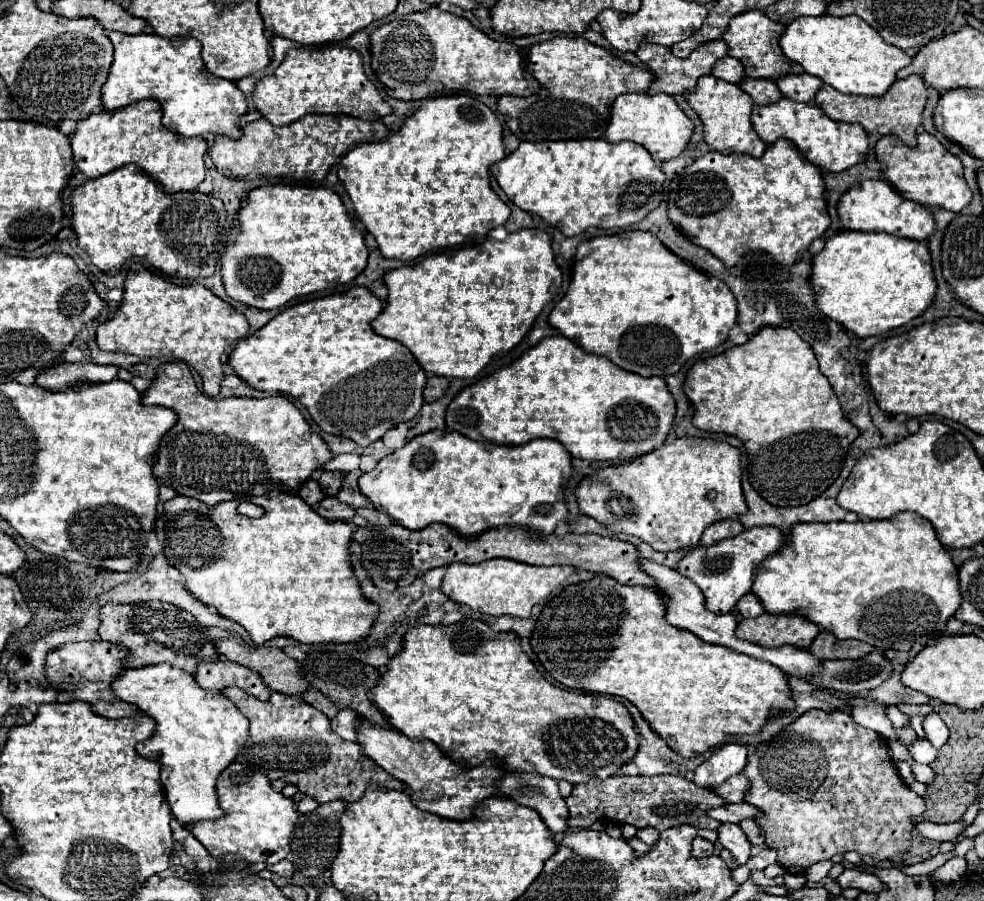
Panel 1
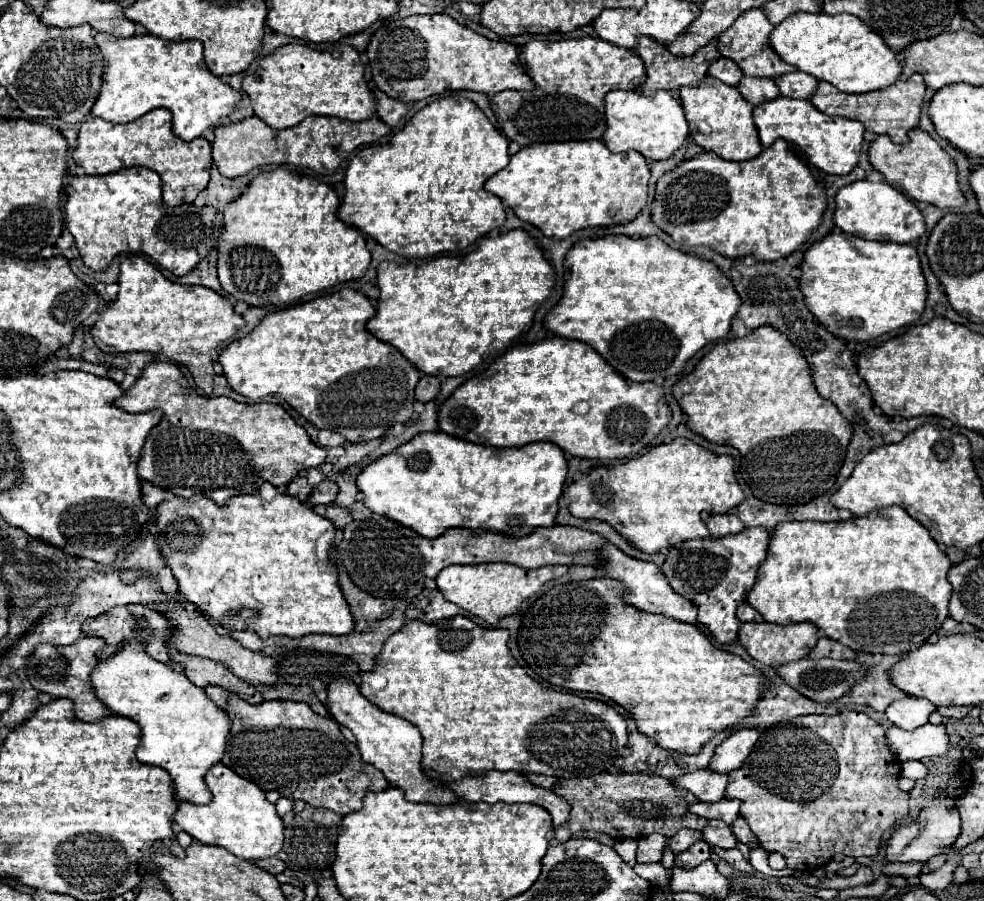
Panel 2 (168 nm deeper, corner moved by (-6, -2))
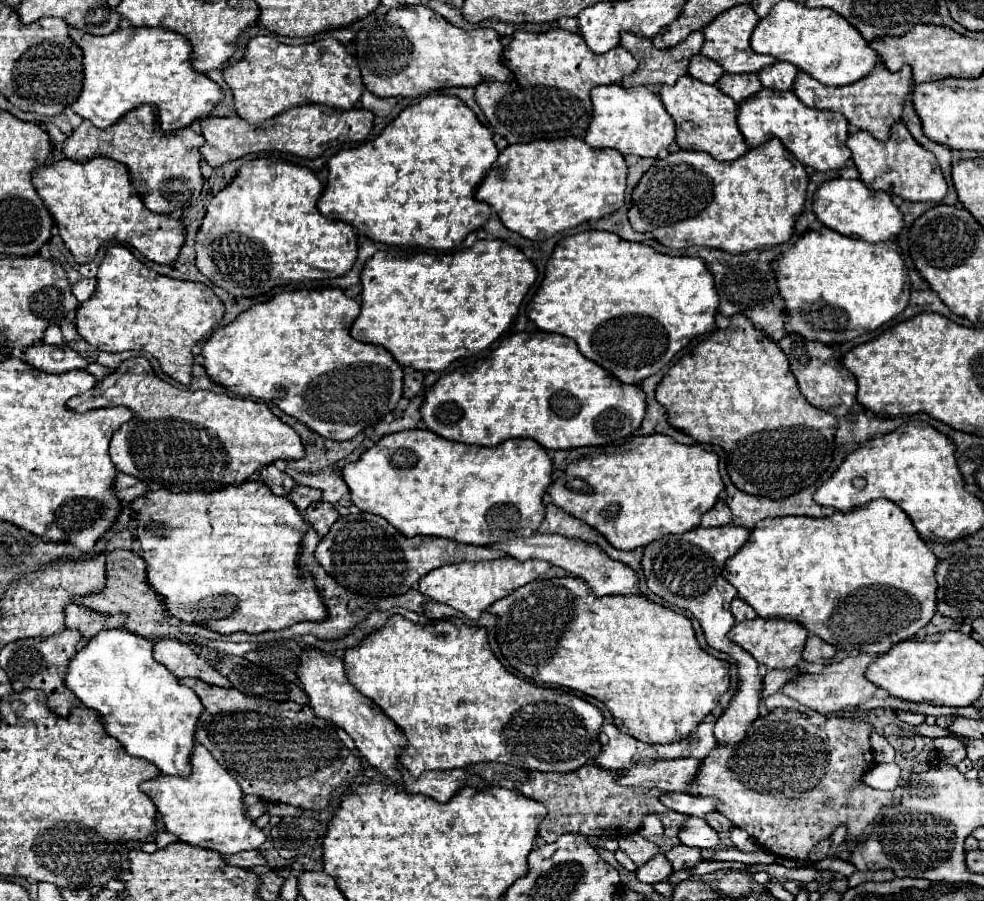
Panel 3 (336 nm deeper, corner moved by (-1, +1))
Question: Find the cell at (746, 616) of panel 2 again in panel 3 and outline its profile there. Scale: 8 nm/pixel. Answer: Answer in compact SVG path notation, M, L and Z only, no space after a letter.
M735 598L735 600L731 602L731 612L733 612L733 616L735 616L735 620L737 620L737 622L757 618L755 610L753 610L753 608L751 608L747 602L743 602L741 598Z

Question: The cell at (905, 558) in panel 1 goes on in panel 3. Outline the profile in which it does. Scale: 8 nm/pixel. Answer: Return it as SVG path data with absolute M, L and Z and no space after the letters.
M879 498L857 510L835 512L825 518L787 516L761 520L747 544L727 560L723 576L761 618L795 620L839 650L885 654L897 642L913 638L935 616L937 562L937 556L915 532L909 516L897 504Z

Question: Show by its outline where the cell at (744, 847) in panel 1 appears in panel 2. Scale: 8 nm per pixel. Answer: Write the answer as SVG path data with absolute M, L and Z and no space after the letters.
M708 821L708 825L702 829L702 841L720 849L736 847L736 837L724 821Z

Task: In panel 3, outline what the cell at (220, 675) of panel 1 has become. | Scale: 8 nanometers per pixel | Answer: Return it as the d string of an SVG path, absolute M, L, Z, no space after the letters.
M157 640L155 642L155 660L165 664L177 678L199 678L207 684L213 686L223 686L223 688L231 688L231 682L221 676L219 672L215 672L215 668L211 668L211 664L207 664L203 658L199 658L187 644L181 644L177 640Z

